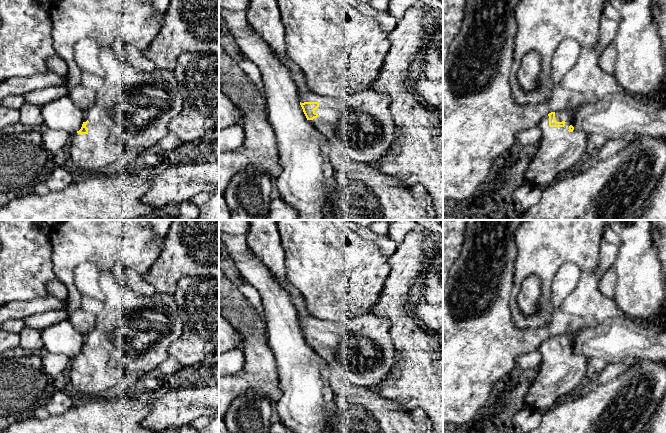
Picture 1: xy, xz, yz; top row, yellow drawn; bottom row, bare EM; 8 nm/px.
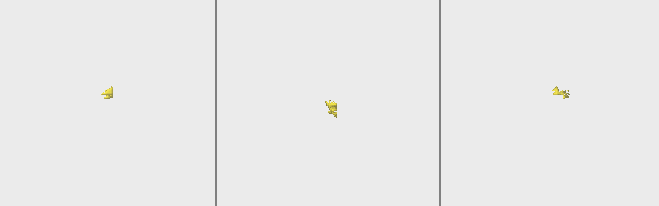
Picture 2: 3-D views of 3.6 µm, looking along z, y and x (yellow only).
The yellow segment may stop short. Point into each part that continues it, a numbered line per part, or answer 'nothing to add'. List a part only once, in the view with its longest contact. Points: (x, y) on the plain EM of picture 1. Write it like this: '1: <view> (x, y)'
1: yz (559, 375)

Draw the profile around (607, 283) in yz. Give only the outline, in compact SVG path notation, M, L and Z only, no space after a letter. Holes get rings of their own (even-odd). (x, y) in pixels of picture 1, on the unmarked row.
M612 266L607 269L604 276L599 280L599 290L601 294L614 300L616 281L617 275L615 272L615 266Z

